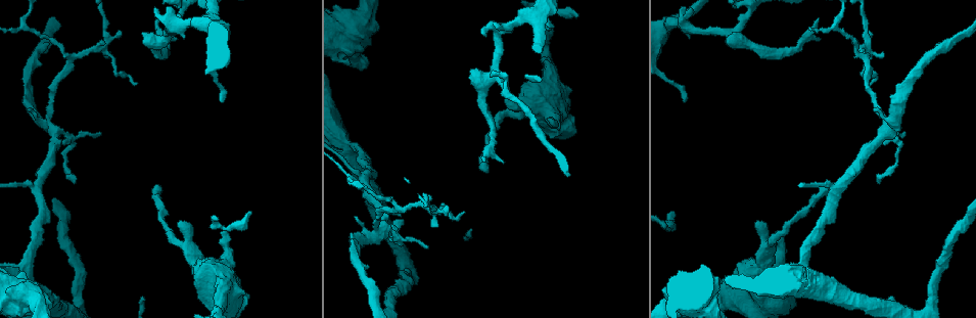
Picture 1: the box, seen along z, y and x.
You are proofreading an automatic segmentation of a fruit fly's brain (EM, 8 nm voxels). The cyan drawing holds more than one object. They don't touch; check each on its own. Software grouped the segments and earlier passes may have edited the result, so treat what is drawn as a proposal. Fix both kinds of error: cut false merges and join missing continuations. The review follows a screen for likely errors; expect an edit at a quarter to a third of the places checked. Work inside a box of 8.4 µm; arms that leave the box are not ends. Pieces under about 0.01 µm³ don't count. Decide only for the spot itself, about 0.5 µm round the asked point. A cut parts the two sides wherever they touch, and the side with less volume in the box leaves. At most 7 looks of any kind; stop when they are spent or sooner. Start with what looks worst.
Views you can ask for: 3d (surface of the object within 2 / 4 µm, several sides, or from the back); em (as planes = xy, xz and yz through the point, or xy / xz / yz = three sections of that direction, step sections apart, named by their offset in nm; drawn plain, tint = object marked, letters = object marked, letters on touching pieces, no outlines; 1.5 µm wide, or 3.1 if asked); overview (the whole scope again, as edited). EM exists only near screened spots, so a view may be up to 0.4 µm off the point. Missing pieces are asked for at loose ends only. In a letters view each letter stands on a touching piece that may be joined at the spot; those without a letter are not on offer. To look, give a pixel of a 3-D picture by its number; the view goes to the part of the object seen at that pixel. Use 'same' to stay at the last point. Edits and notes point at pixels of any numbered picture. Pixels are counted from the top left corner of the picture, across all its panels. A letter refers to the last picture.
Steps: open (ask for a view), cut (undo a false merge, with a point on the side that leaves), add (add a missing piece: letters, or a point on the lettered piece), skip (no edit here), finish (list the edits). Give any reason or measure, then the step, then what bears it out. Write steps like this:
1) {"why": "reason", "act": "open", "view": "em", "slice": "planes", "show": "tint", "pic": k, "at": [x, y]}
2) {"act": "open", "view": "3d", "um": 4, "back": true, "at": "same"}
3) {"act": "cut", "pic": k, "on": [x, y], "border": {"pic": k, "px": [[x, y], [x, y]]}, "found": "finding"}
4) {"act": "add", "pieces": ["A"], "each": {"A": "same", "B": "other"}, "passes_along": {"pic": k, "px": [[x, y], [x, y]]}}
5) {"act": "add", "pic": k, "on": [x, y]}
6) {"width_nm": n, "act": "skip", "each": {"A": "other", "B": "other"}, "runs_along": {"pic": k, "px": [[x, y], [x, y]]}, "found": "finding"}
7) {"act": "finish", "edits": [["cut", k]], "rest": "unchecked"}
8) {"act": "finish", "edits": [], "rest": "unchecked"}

{"act": "open", "view": "3d", "um": 4, "back": true, "pic": 1, "at": [248, 298]}

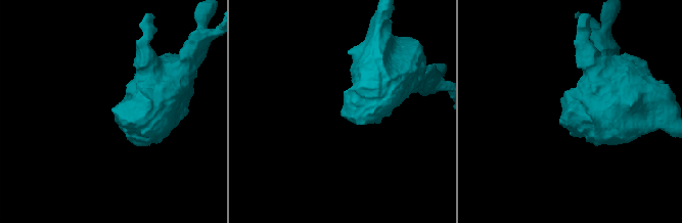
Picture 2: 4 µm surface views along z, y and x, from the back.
{"why": "shape alone is not enough", "act": "open", "view": "em", "slice": "planes", "show": "tint", "pic": 2, "at": [113, 110]}

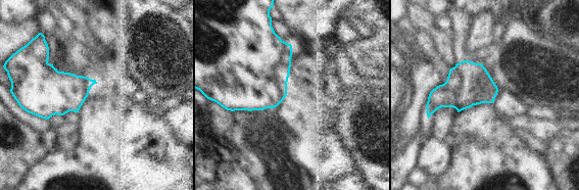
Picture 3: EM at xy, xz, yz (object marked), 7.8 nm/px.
{"act": "open", "view": "em", "slice": "planes", "show": "letters", "at": "same"}

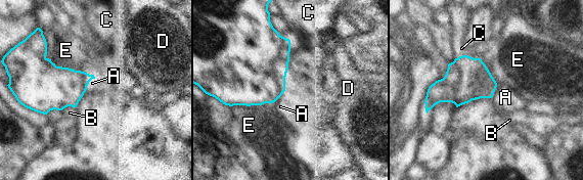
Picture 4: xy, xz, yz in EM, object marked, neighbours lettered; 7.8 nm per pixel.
{"act": "skip", "each": {"A": "other", "B": "other", "C": "other", "D": "other", "E": "other"}, "found": "none of them fits"}

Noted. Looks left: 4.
{"why": "free end", "act": "open", "view": "3d", "um": 4, "pic": 1, "at": [464, 213]}

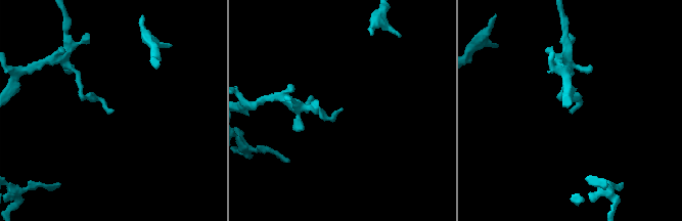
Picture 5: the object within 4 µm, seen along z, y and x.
{"why": "need the tissue", "act": "open", "view": "em", "slice": "yz", "step": 4, "show": "letters", "pic": 5, "at": [572, 109]}

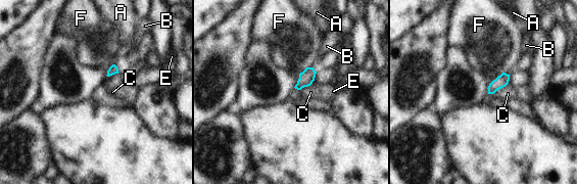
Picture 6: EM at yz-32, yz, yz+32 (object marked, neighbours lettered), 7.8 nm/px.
{"longest_contact_nm": ["F", 170], "act": "skip", "each": {"A": "other", "B": "other", "C": "other", "E": "other", "F": "other"}, "border": {"pic": 6, "px": [[510, 74], [502, 73], [491, 82]]}, "found": "no lettered piece goes on from it"}

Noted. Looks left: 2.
{"act": "open", "view": "em", "slice": "planes", "show": "letters", "pic": 1, "at": [400, 223]}

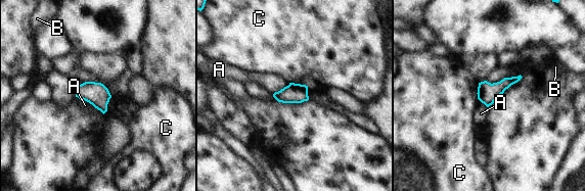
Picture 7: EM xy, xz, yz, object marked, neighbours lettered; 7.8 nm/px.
{"act": "skip", "each": {"A": "other", "B": "other", "C": "other"}, "border": {"pic": 7, "px": [[76, 96], [94, 106]]}, "found": "none of them fits"}

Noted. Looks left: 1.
{"act": "finish", "edits": [], "rest": "unchecked"}

